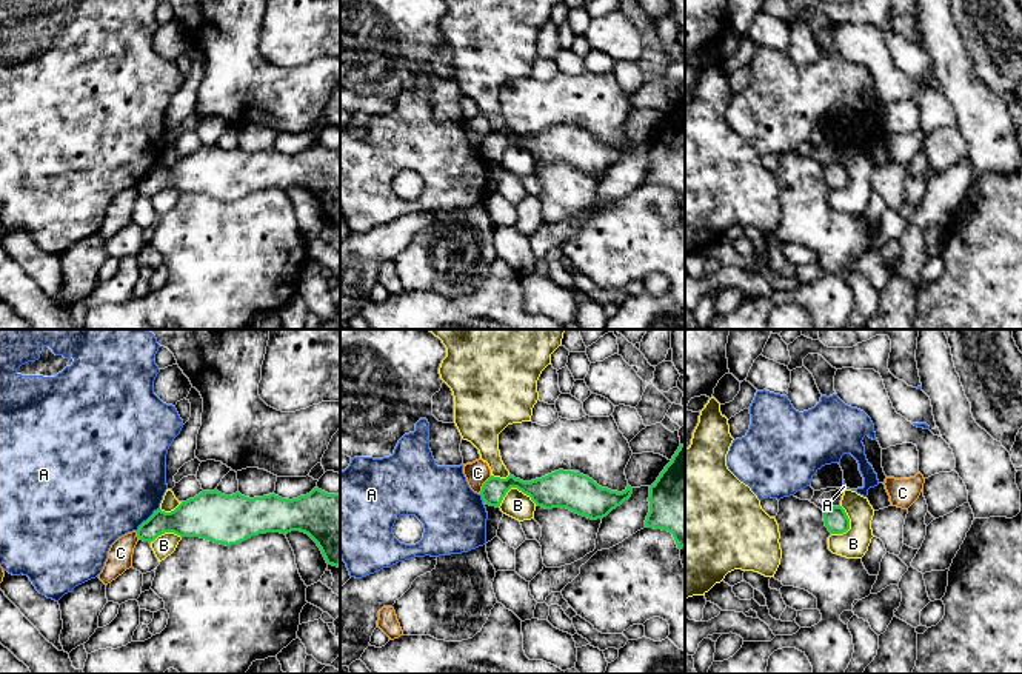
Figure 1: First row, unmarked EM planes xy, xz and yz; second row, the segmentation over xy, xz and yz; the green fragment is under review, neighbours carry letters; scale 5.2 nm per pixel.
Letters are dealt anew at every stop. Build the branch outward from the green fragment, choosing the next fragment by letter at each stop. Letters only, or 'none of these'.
none of these

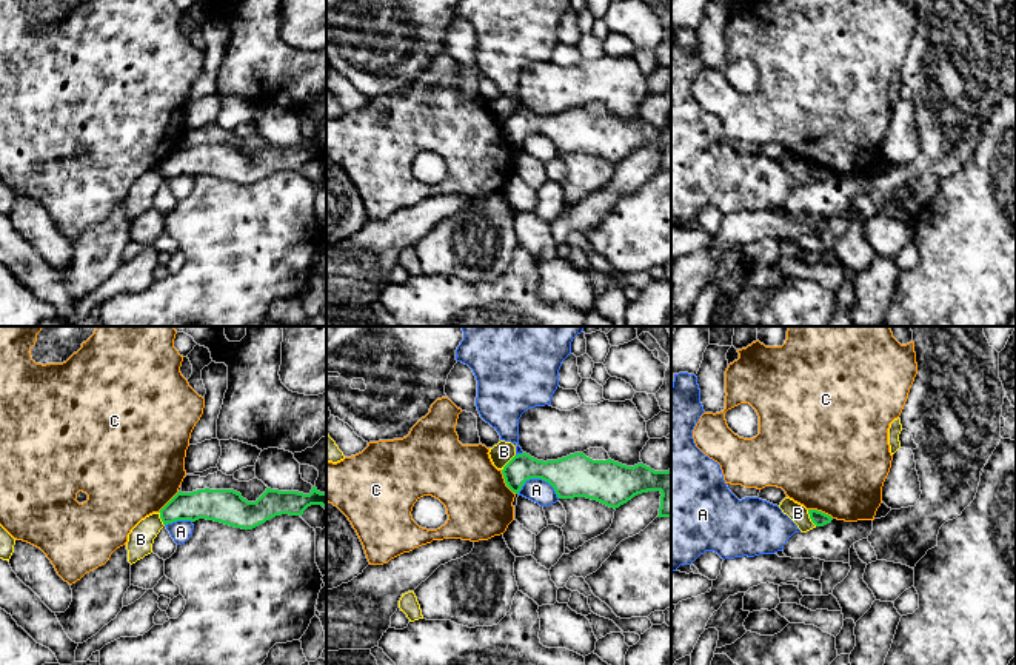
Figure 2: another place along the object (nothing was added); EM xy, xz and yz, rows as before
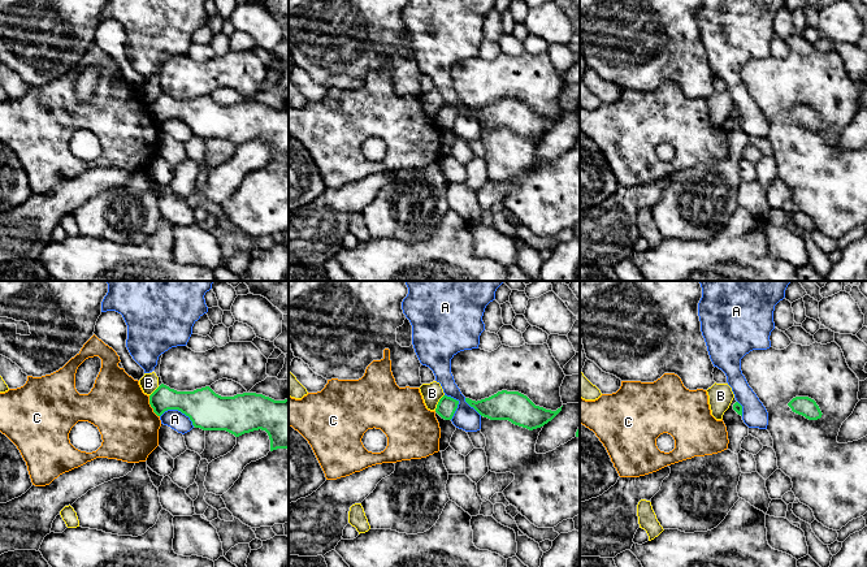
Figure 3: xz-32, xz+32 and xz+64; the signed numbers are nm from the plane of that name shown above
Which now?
none of these

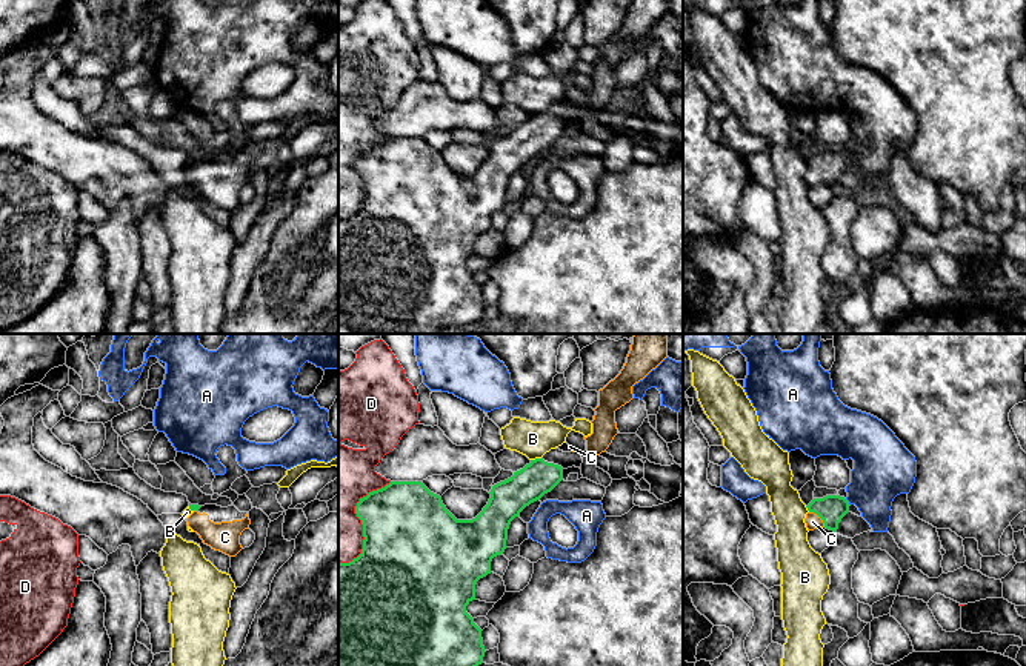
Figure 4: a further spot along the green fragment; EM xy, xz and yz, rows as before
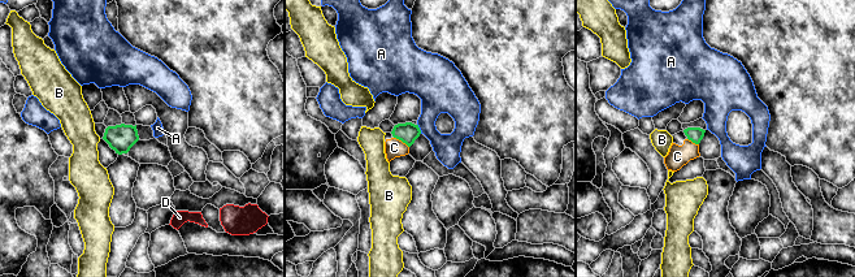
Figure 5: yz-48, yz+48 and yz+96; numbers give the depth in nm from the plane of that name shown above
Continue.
C

